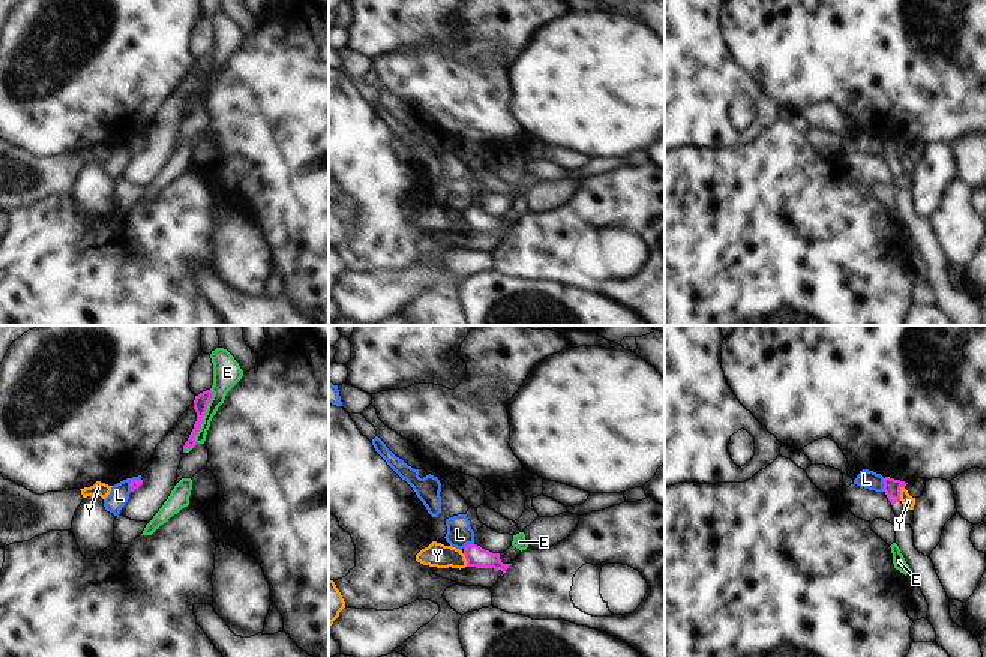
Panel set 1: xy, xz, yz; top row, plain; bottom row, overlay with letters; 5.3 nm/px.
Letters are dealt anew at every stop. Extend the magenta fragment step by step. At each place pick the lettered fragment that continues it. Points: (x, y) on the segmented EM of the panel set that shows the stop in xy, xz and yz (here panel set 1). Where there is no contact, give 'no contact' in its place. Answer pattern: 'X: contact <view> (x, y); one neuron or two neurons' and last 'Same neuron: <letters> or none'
E: contact xy (203, 416); two neurons
L: contact yz (884, 485); two neurons
Y: contact yz (899, 494); two neurons
Same neuron: none

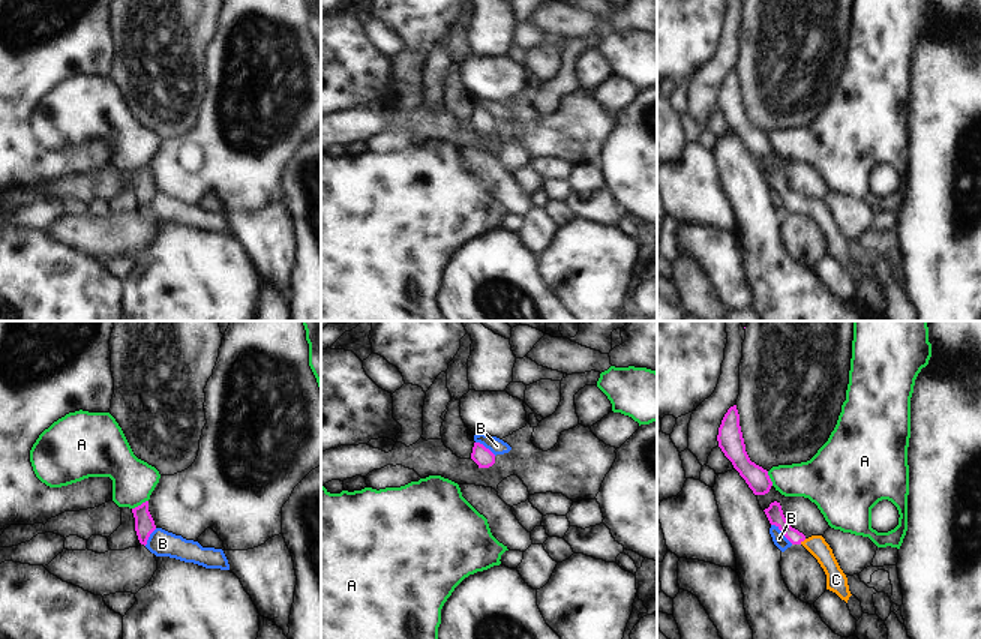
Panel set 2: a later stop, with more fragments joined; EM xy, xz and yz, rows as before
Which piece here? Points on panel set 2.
A: contact xy (141, 504); two neurons
B: contact yz (782, 531); two neurons
C: contact yz (803, 540); one neuron
Same neuron: C

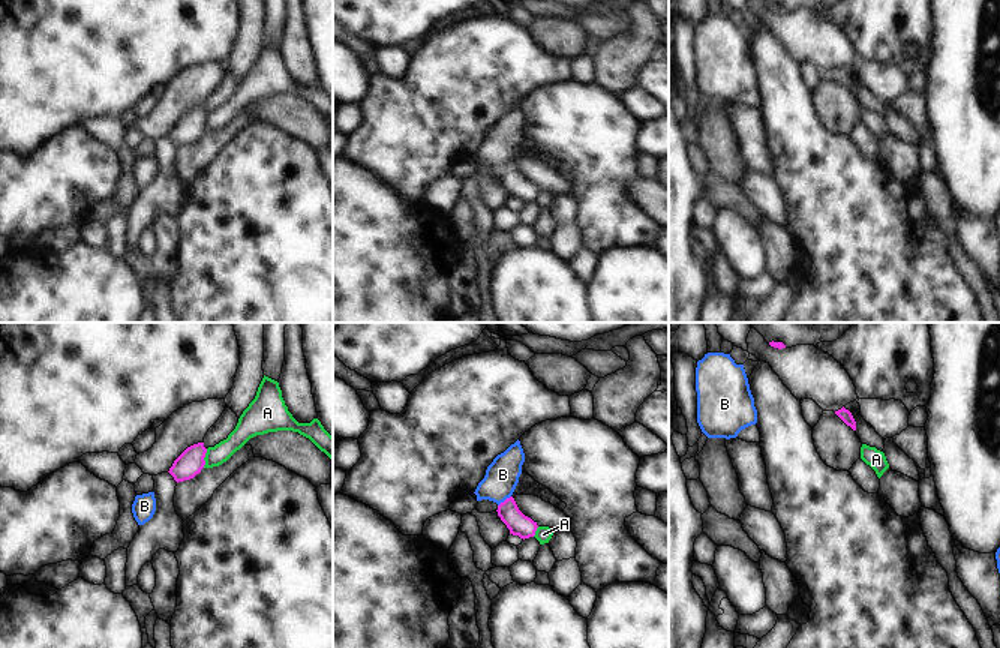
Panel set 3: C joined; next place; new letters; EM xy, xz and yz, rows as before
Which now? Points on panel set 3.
A: contact xy (204, 456); two neurons
B: contact xz (505, 500); two neurons
Same neuron: none

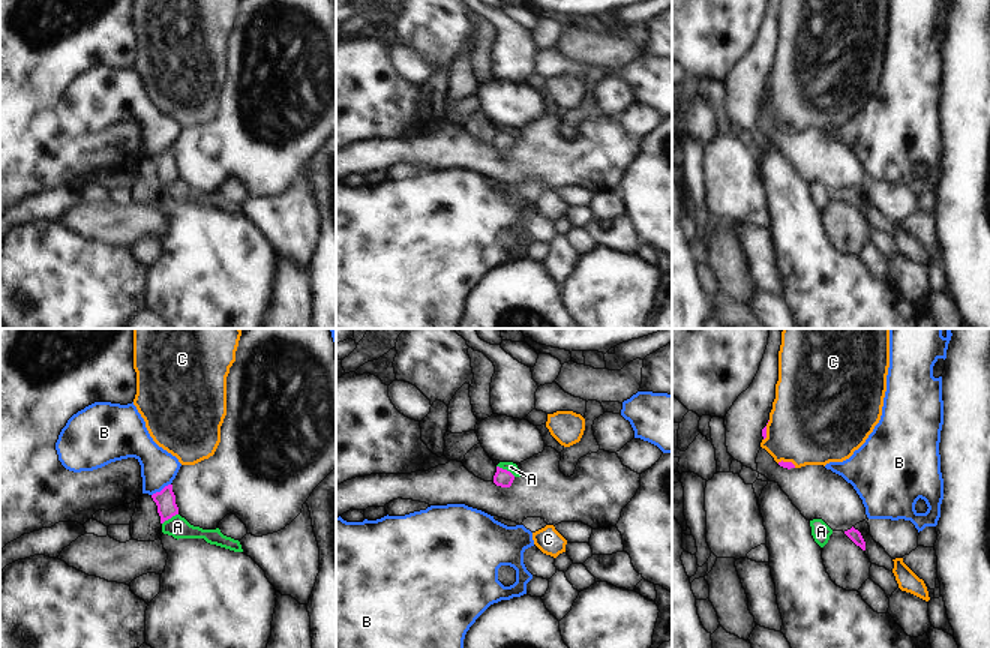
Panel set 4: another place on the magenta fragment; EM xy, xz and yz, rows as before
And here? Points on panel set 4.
A: contact xz (506, 470); two neurons
B: contact xy (162, 489); two neurons
C: contact yz (786, 462); two neurons
Same neuron: none

